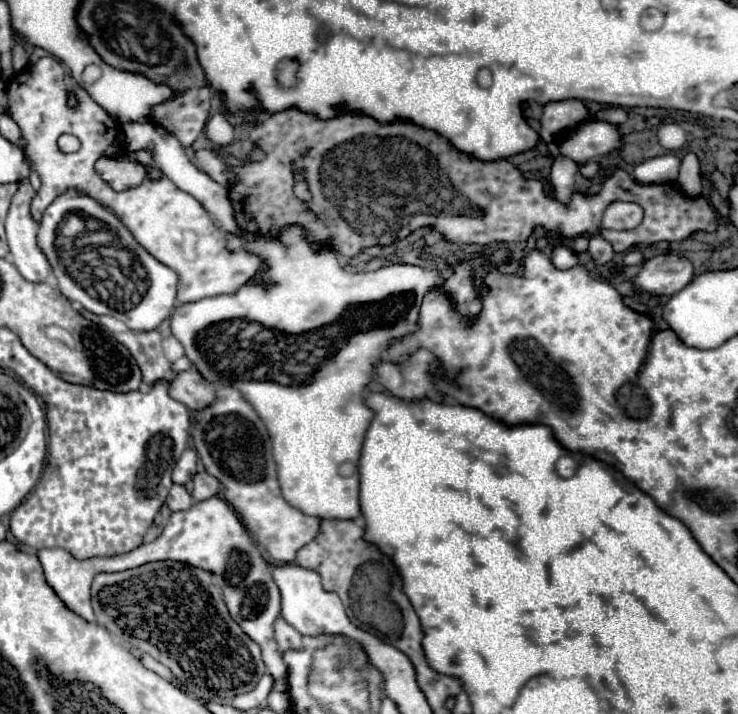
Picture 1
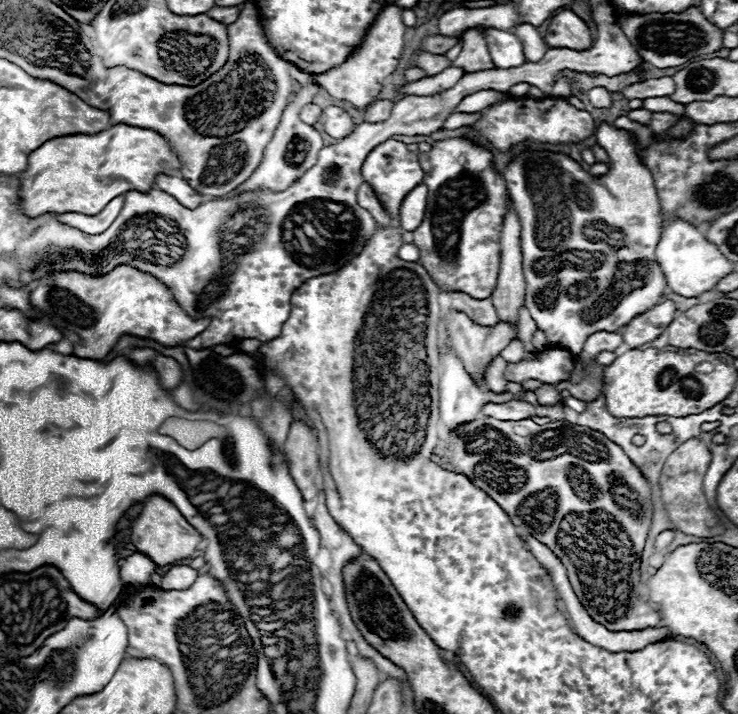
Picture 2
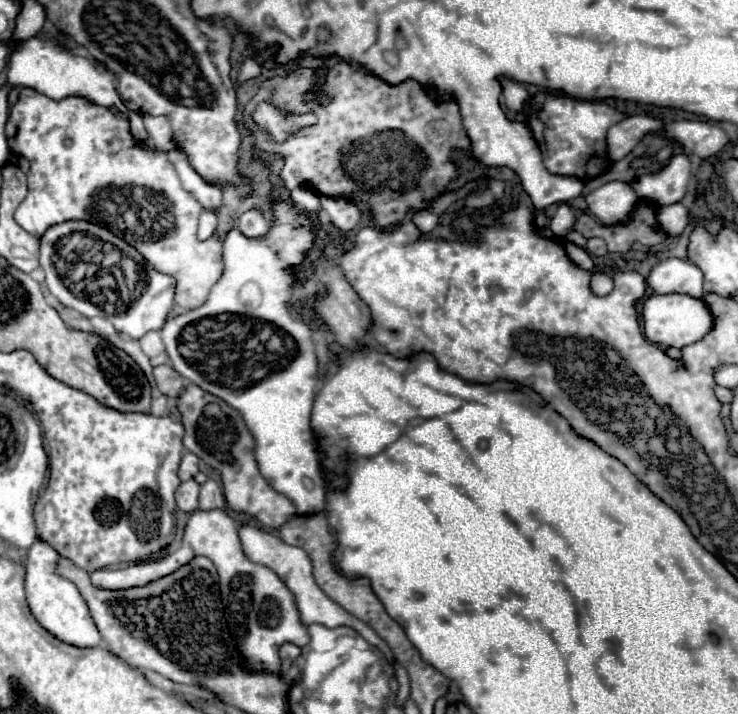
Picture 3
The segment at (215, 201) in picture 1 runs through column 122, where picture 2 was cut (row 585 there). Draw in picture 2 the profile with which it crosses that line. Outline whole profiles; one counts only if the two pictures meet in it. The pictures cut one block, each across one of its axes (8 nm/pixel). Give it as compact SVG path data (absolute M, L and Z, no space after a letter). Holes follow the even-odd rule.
M140 552L128 556L120 566L120 576L124 586L148 586L152 572L156 572L156 564Z

